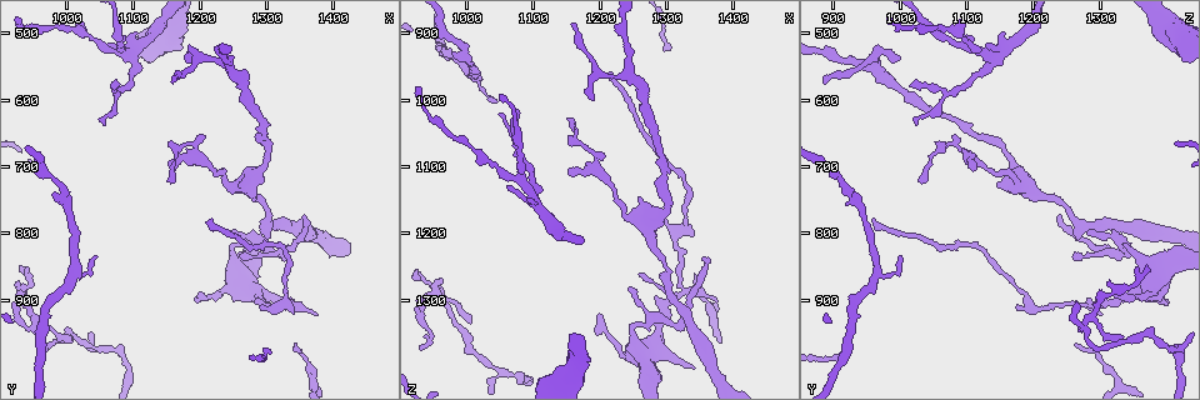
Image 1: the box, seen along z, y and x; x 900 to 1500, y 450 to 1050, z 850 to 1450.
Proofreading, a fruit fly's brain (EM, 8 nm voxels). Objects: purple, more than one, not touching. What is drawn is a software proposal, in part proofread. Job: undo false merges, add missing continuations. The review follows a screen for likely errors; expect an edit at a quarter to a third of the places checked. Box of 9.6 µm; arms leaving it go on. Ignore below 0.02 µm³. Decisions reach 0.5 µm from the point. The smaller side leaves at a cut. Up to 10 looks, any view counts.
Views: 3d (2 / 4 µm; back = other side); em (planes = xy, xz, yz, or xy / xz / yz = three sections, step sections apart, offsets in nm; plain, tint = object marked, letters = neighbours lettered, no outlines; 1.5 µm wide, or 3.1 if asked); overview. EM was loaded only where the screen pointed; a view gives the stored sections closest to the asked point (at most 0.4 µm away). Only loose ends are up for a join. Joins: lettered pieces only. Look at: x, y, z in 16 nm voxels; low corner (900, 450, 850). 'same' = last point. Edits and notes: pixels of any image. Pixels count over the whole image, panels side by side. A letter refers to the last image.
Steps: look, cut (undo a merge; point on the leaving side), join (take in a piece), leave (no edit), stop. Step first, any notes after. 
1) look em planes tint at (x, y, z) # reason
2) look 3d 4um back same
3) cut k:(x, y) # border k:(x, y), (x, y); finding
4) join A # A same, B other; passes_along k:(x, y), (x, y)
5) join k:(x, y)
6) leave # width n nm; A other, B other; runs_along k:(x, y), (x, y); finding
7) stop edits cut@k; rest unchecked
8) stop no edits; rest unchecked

look em planes letters at (1035, 505, 1095) # narrows sharply

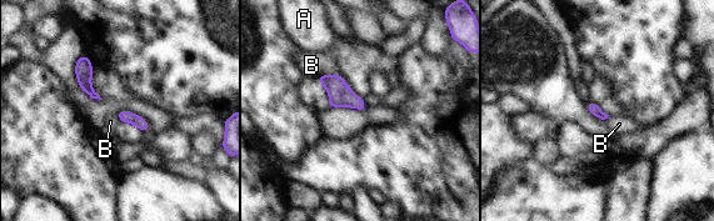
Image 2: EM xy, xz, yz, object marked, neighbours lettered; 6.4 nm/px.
leave # A other, B other; border 2:(339, 74), (320, 74), (316, 78); one neuron here

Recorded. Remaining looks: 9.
look em planes letters at (1360, 775, 1245) # an open end

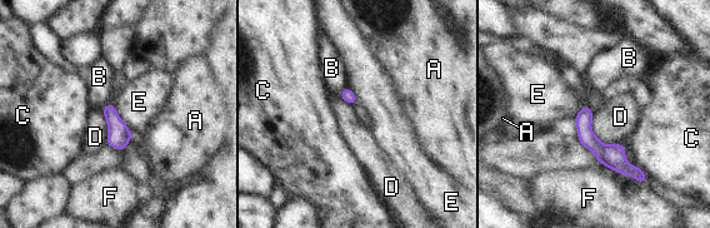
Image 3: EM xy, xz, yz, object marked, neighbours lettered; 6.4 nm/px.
leave # width 80 nm; A other, B other, C other, D other, E other, F other; border 3:(593, 113), (591, 130), (621, 143); none of them fits

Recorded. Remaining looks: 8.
look 3d 4um at (1165, 705, 1110) # an open end

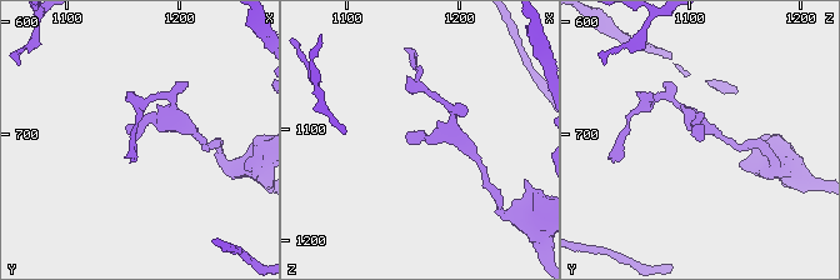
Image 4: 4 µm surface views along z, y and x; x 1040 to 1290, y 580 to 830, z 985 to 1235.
look em planes tint at (1162, 708, 1110)

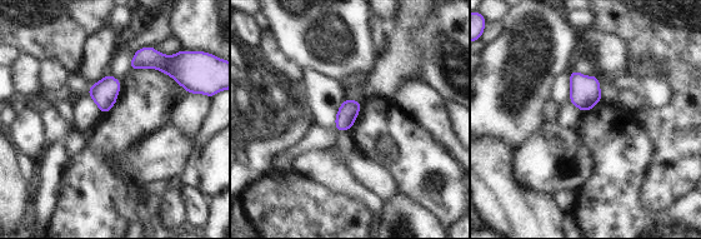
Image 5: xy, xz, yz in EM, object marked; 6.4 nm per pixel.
look em planes letters same # what lies round it

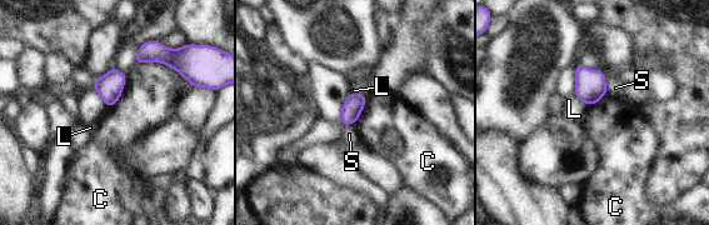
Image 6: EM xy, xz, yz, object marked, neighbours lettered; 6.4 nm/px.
leave # width 130 nm; longest_contact C 420 nm; C other, L other, S other; no lettered piece goes on from it

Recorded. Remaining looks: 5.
look em planes letters at (1220, 780, 960) # free end

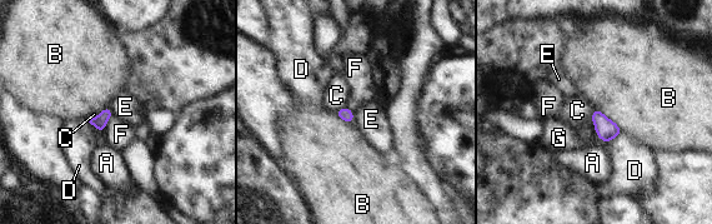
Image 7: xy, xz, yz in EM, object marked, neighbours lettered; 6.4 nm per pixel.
join G # A other, B other, C other, D other, E other, F other, G same; passes_along 7:(606, 129), (601, 139), (562, 138); the neuron continues

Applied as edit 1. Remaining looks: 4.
stop edits join@7; rest unchecked

